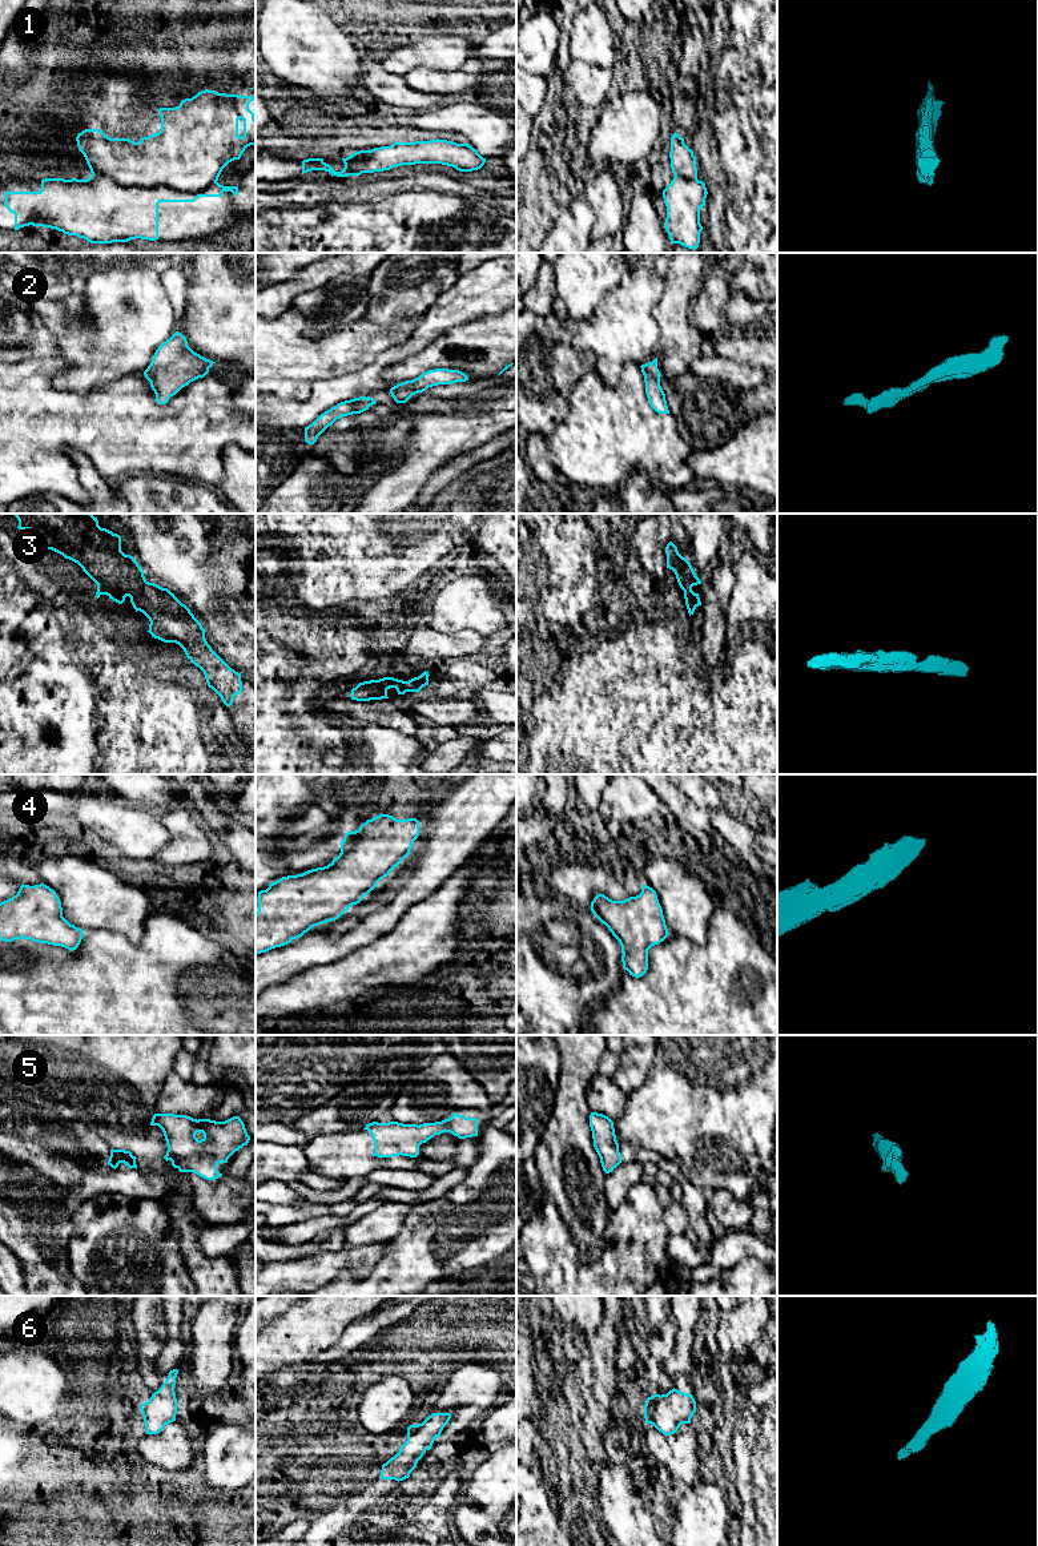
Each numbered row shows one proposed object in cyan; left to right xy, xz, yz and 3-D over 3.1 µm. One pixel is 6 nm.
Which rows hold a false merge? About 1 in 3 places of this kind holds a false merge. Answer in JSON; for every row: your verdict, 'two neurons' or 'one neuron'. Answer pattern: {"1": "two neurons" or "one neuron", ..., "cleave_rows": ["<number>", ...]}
{"1": "two neurons", "2": "one neuron", "3": "one neuron", "4": "one neuron", "5": "one neuron", "6": "one neuron", "cleave_rows": ["1"]}

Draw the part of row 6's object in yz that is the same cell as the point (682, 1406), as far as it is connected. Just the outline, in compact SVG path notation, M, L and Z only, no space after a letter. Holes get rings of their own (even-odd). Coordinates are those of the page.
M677 1389L667 1394L653 1394L647 1398L644 1405L644 1418L664 1436L677 1432L681 1424L691 1424L696 1412L696 1401L692 1394Z

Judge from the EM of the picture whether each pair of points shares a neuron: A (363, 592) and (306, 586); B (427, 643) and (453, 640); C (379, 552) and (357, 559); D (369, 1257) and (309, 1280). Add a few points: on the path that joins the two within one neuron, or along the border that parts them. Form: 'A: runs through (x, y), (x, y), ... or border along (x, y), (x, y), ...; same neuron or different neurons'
A: border along (338, 578), (332, 582), (342, 595), (336, 606); different neurons
B: runs through (434, 643), (446, 643); same neuron
C: runs through (374, 558), (362, 559); same neuron
D: runs through (354, 1259), (336, 1260), (324, 1267); same neuron

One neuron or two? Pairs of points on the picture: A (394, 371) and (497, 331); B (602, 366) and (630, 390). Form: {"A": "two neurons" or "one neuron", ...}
{"A": "one neuron", "B": "two neurons"}

